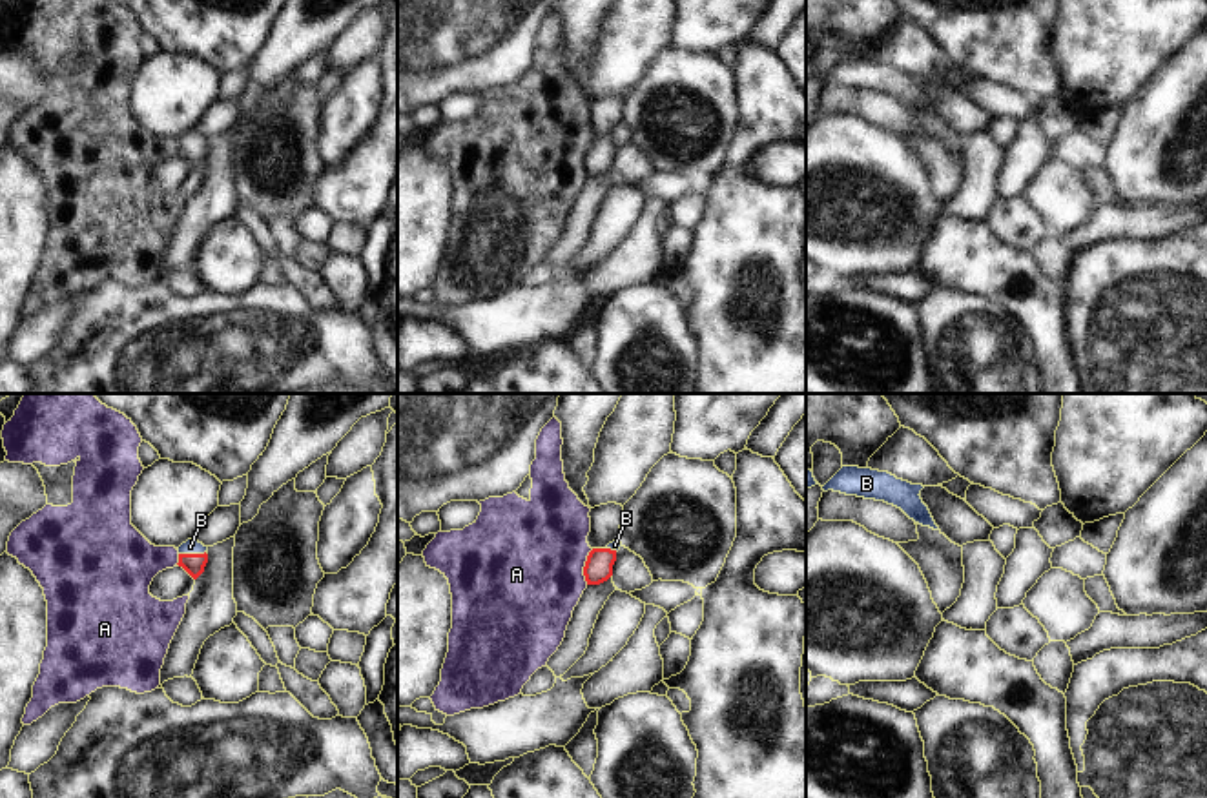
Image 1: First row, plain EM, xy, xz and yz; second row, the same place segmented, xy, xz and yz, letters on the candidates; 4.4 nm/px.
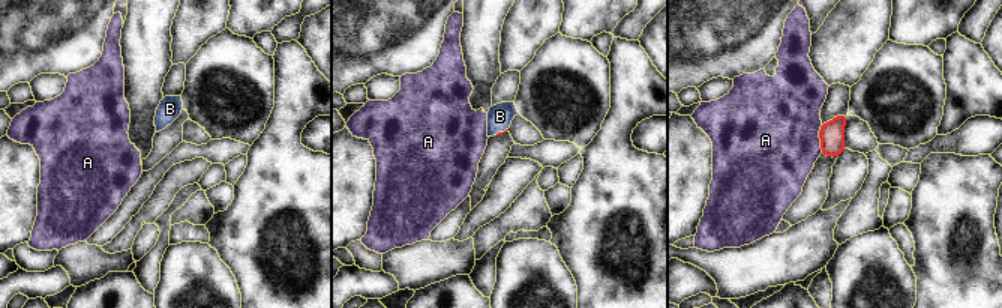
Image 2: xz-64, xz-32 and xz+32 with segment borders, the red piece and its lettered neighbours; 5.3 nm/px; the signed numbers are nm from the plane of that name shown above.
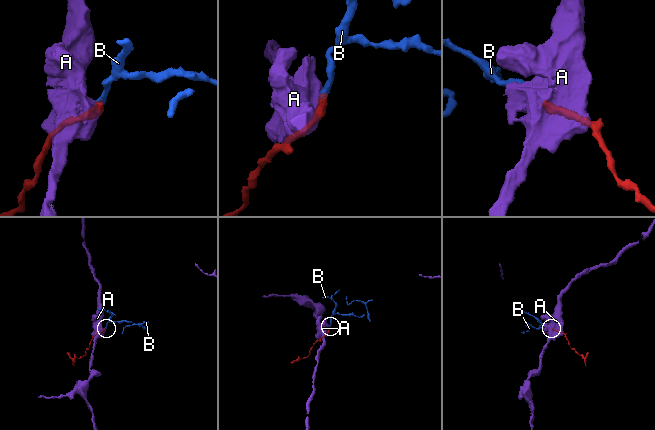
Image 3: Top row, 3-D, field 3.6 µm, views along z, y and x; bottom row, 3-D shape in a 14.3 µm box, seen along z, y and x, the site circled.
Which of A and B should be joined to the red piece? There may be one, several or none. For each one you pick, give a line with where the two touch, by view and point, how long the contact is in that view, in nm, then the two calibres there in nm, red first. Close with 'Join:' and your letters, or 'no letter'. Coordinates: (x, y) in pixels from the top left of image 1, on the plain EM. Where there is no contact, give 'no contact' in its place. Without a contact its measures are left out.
B: xy (192, 146) | 120 nm | 100/60 nm
Join: B

